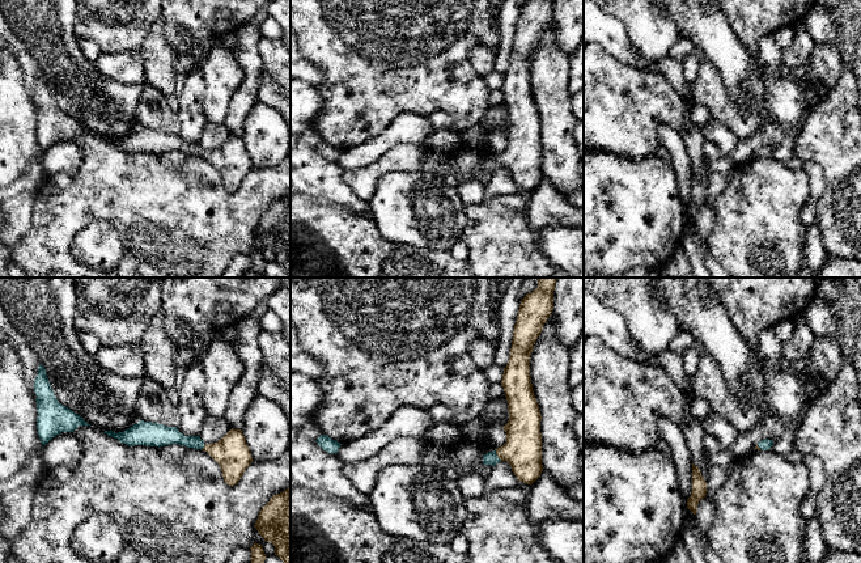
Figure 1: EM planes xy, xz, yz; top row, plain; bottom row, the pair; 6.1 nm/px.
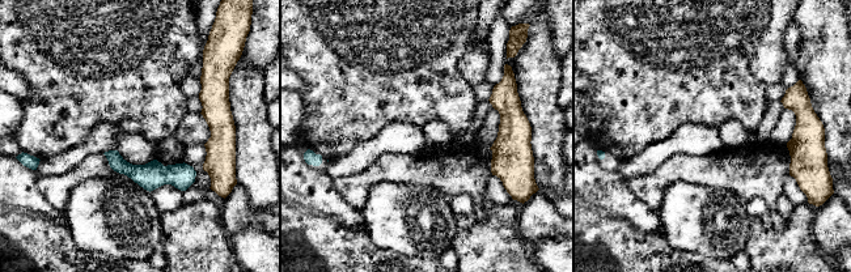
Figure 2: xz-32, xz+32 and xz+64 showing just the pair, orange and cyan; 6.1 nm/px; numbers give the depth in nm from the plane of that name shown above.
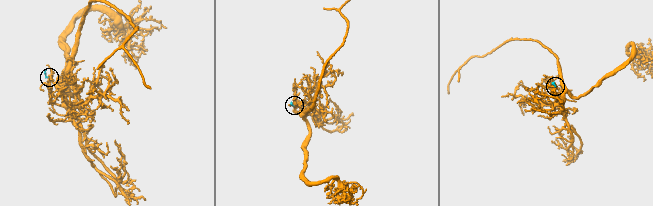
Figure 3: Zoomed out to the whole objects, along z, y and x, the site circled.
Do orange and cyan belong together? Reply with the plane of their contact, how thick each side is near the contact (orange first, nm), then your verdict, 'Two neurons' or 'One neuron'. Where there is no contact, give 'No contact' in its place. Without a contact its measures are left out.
Touches orange in xz. Thickness 220 nm (orange) against 80 nm. One neuron

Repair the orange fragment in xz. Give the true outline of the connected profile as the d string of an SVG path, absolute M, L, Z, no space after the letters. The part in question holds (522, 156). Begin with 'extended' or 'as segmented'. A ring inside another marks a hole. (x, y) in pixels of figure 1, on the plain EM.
extended; M527 0L521 7L510 63L501 86L509 117L509 127L502 134L506 149L483 162L484 172L509 169L517 186L530 192L543 178L542 122L533 97L530 63L552 17L554 0Z

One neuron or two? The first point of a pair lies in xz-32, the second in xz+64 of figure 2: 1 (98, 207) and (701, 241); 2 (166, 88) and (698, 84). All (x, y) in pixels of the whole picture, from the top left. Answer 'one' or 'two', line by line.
1: one
2: one

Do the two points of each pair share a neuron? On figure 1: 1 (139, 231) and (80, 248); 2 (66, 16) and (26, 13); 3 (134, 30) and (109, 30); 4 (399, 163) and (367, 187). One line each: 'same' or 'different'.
1: different
2: same
3: same
4: same

